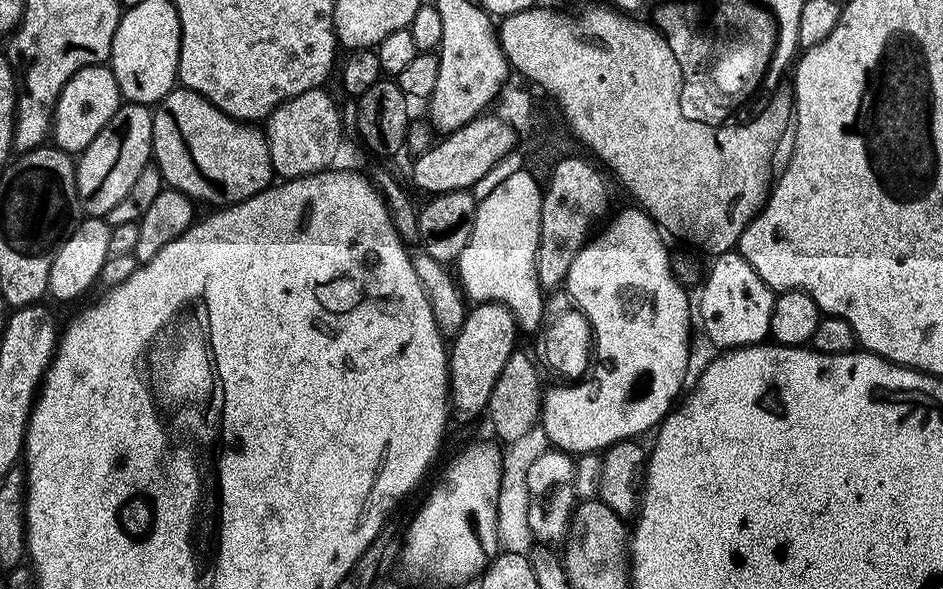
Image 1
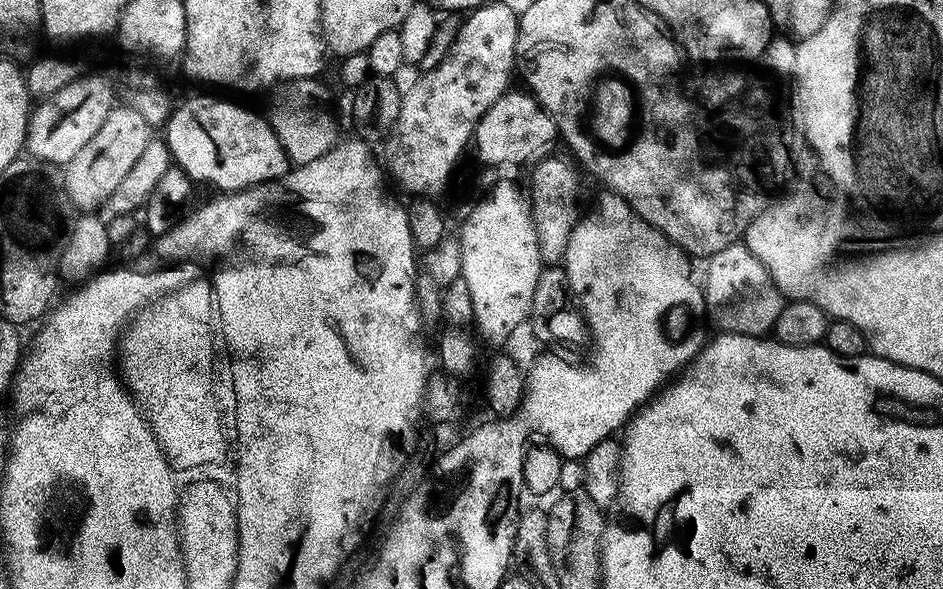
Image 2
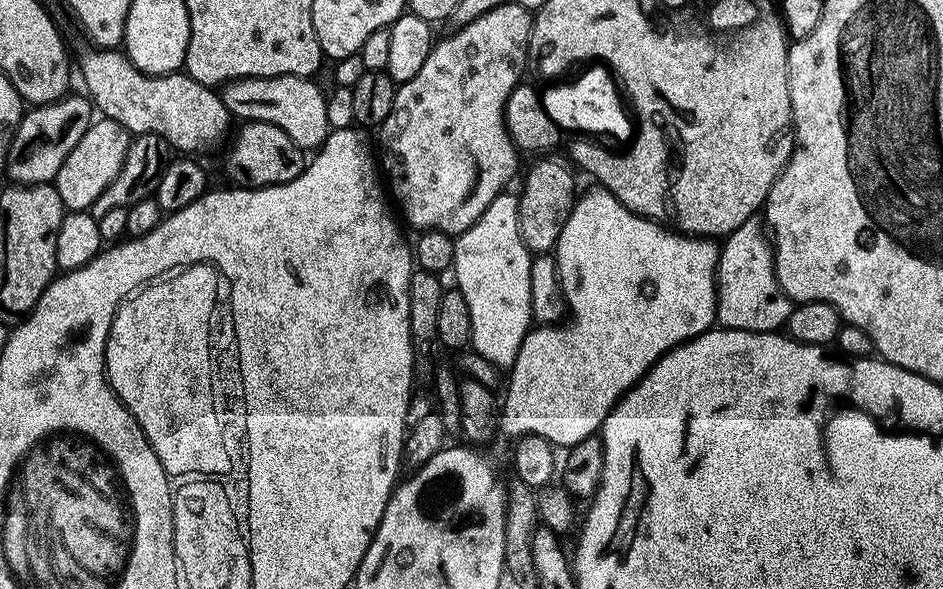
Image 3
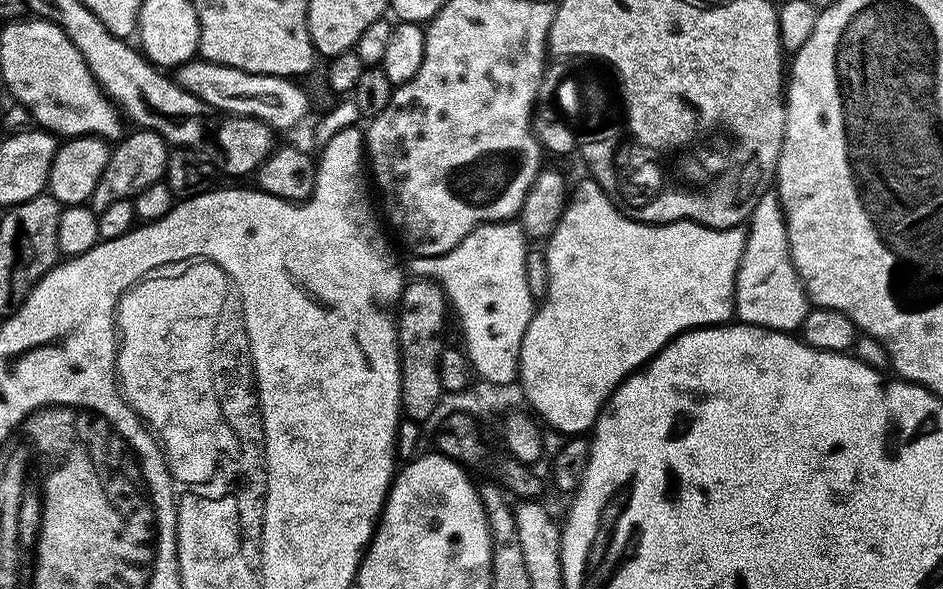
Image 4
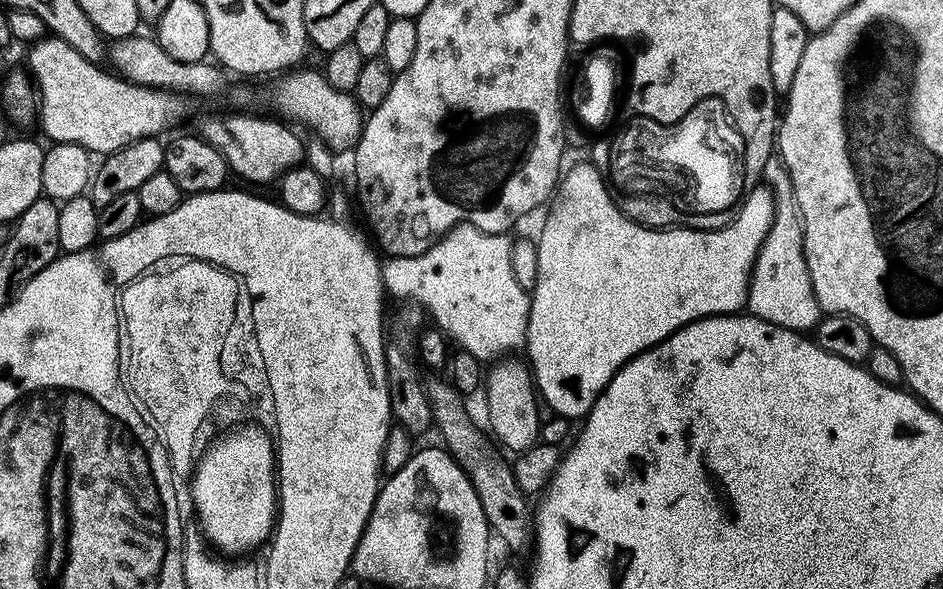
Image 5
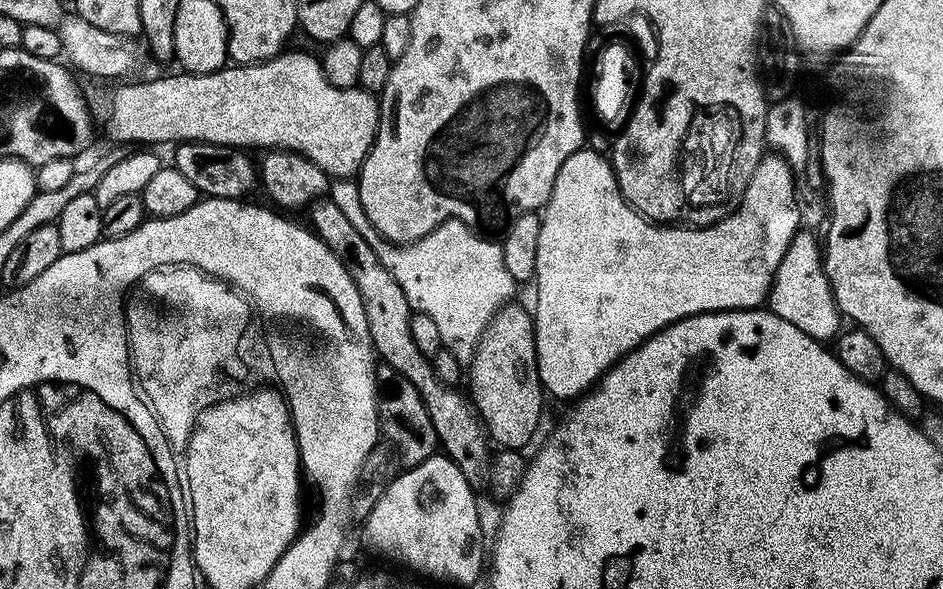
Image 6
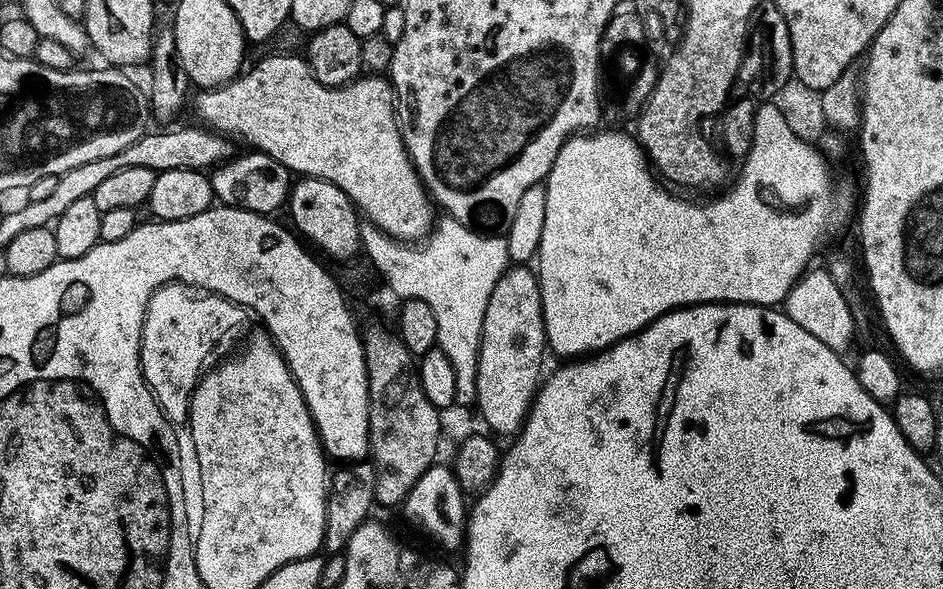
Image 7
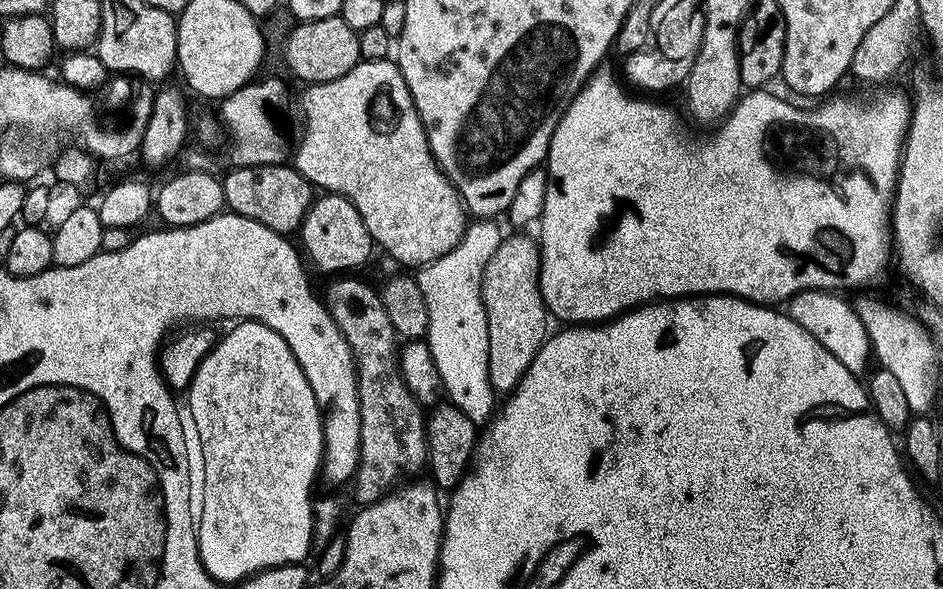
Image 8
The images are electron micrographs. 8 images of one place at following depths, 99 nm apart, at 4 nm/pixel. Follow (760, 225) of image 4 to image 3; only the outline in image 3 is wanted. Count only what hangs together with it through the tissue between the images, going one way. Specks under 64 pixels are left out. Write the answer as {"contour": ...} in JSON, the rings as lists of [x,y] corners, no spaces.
{"contour":[[[753,218],[723,241],[716,262],[716,324],[747,332],[775,332],[788,323],[793,301],[780,288],[776,277],[774,252],[764,241],[765,229]]]}

